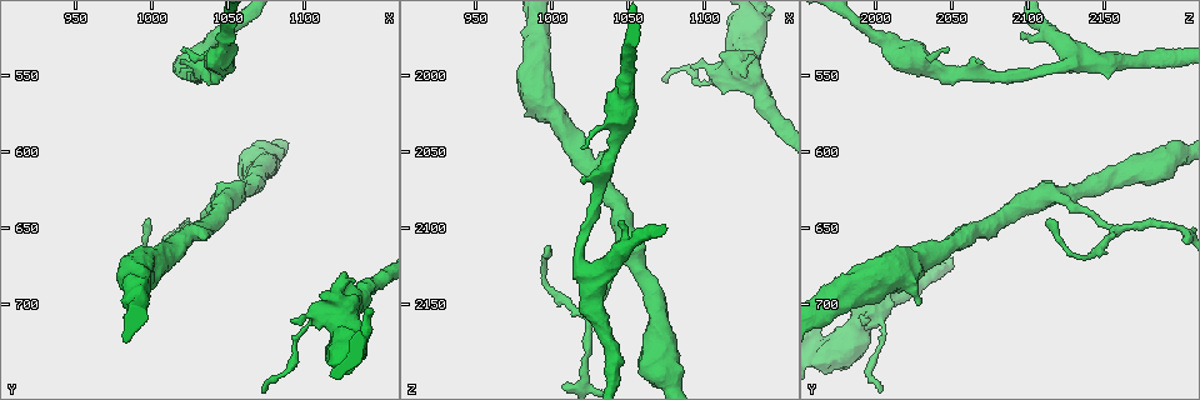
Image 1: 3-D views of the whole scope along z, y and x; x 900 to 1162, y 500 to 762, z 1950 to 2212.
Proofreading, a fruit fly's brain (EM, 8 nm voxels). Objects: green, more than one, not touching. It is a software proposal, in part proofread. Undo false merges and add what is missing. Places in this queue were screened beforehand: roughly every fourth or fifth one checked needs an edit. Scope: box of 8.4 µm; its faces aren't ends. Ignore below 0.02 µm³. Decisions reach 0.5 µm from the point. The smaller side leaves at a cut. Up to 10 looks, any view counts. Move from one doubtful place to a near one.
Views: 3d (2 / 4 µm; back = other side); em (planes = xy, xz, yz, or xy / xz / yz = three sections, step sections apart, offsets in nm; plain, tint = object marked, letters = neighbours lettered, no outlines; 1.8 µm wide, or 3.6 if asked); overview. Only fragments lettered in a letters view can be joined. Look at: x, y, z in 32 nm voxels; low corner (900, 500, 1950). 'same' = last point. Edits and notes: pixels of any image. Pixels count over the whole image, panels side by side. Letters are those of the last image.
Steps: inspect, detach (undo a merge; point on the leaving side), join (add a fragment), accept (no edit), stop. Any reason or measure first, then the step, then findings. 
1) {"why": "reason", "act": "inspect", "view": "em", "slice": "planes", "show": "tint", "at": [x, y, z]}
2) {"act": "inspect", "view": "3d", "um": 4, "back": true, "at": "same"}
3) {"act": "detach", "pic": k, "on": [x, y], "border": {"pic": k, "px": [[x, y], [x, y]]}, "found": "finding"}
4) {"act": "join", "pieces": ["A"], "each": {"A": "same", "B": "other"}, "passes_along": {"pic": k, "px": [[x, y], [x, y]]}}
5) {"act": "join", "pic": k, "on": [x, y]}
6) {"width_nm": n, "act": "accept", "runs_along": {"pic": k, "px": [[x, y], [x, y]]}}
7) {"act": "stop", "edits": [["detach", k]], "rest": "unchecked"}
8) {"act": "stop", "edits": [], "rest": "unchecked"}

{"why": "free end", "act": "inspect", "view": "em", "slice": "yz", "step": 16, "show": "tint", "at": [1046, 524, 2096]}

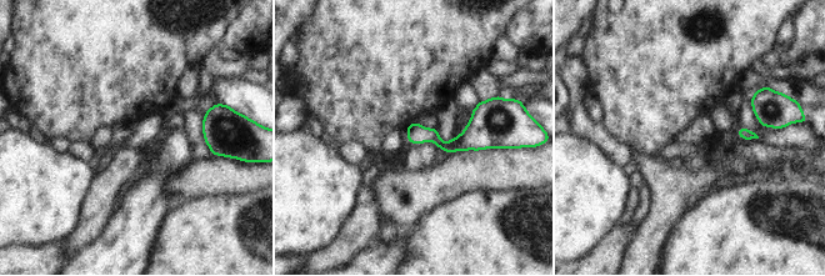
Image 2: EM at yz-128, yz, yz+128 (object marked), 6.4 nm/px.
{"why": "cut it another way", "act": "inspect", "view": "em", "slice": "planes", "show": "tint", "at": "same"}

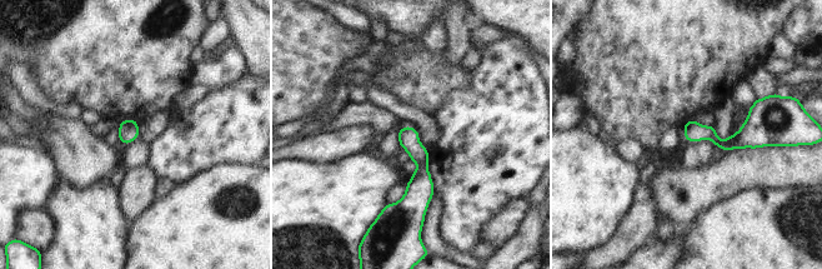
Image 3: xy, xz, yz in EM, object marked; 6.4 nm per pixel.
{"act": "inspect", "view": "em", "slice": "planes", "show": "letters", "at": "same"}

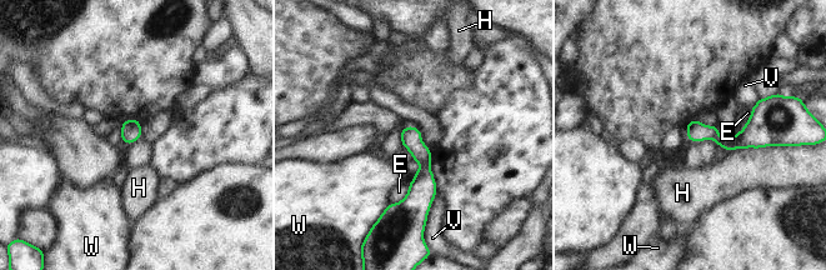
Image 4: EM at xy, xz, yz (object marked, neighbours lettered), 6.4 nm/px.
{"act": "accept", "each": {"E": "other", "H": "other", "V": "other", "W": "other"}, "border": {"pic": 4, "px": [[780, 145], [734, 148], [727, 153]]}, "found": "no lettered fragment goes on from it"}

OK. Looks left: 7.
{"why": "stops while still wide", "act": "inspect", "view": "em", "slice": "planes", "show": "letters", "at": [1090, 712, 1994]}

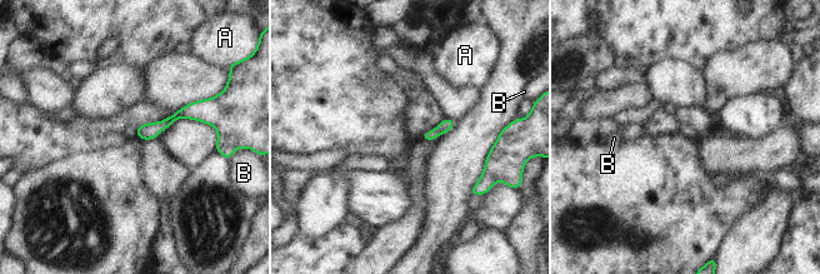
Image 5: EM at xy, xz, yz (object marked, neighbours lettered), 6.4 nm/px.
{"act": "accept", "each": {"A": "other", "B": "other"}, "runs_along": {"pic": 5, "px": [[203, 119], [179, 114], [139, 131]]}, "found": "none of them fits"}

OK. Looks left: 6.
{"act": "inspect", "view": "3d", "um": 4, "at": [990, 674, 2014]}

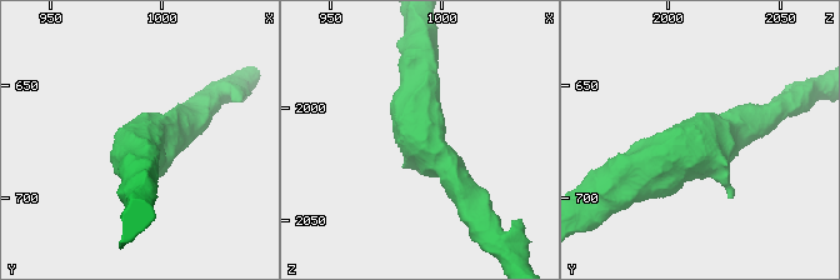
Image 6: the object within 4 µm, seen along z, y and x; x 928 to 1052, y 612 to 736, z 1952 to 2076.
{"why": "shape alone is not enough", "act": "inspect", "view": "em", "um": 3.6, "slice": "xy", "step": 16, "show": "tint", "at": [991, 677, 2014]}

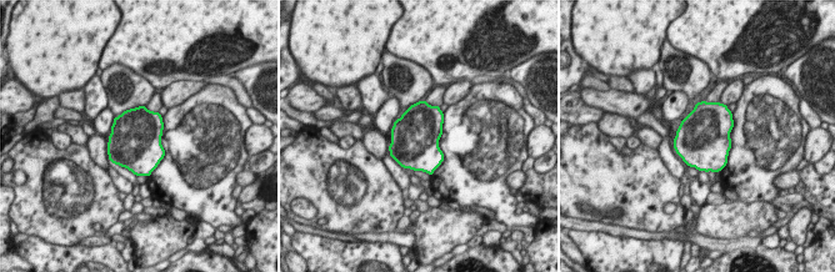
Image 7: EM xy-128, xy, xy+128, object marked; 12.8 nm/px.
{"act": "inspect", "view": "em", "um": 3.6, "slice": "planes", "show": "letters", "at": "same"}

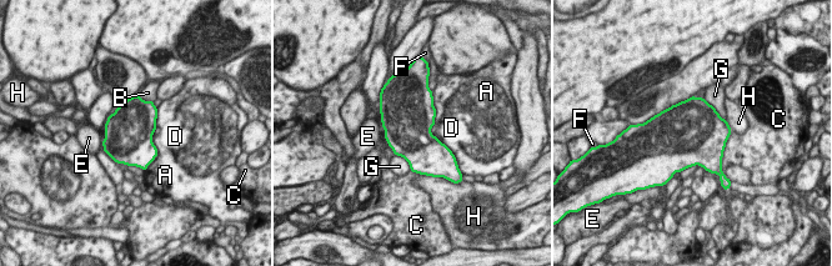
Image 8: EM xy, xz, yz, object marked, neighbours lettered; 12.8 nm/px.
{"act": "accept", "each": {"A": "other", "B": "other", "C": "other", "D": "other", "E": "other", "F": "other", "G": "other", "H": "other"}, "border": {"pic": 8, "px": [[434, 124], [431, 132], [440, 141]]}, "found": "all the same cell"}

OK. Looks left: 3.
{"why": "thin end", "act": "inspect", "view": "3d", "um": 4, "at": [1022, 532, 2050]}

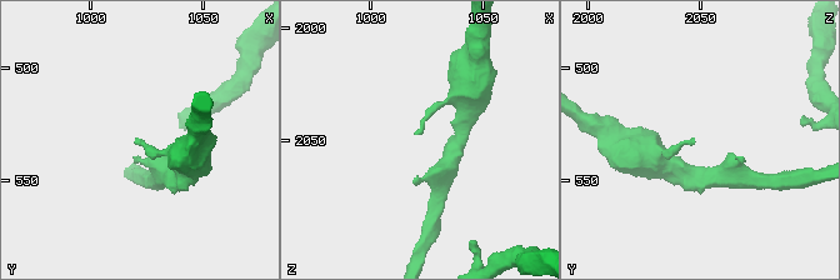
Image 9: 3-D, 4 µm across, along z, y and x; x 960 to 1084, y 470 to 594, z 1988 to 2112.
{"act": "inspect", "view": "em", "slice": "planes", "show": "letters", "at": [1020, 533, 2047]}

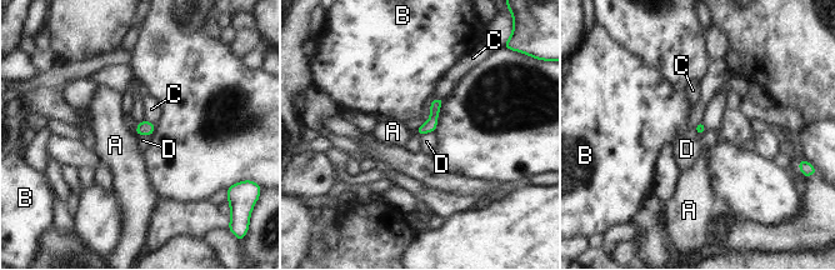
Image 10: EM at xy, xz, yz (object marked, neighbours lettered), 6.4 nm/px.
{"act": "accept", "each": {"A": "other", "B": "other", "C": "other", "D": "other"}, "border": {"pic": 10, "px": [[433, 131], [418, 135]]}, "found": "none of them fits"}

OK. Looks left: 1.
{"act": "stop", "edits": [], "rest": "unchecked"}

